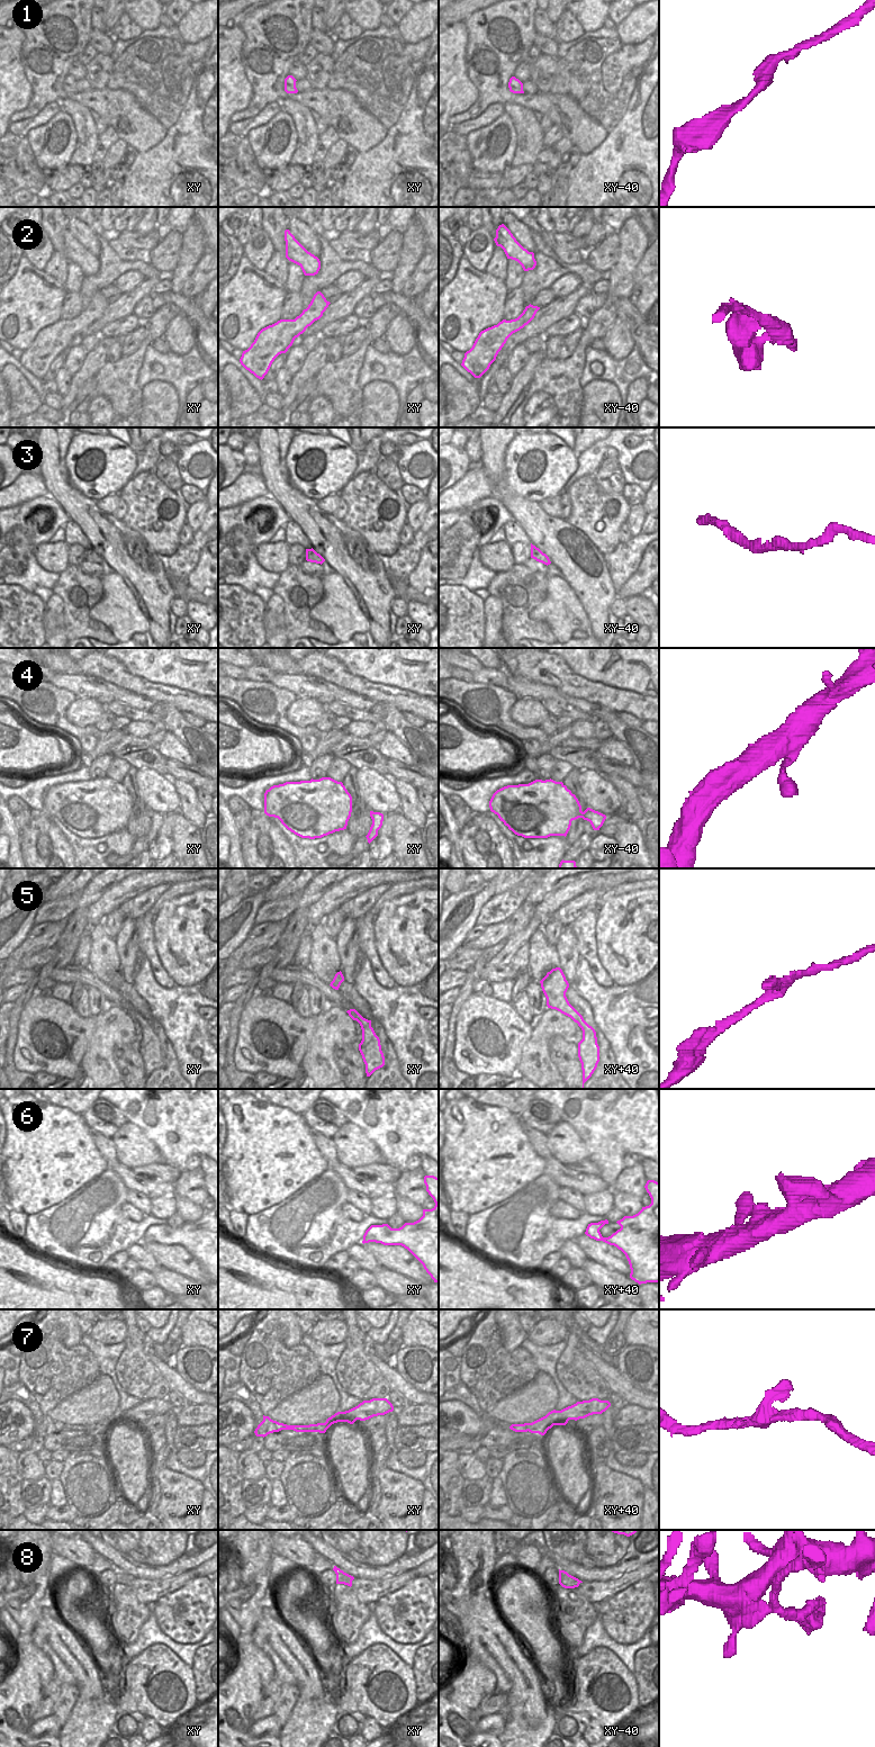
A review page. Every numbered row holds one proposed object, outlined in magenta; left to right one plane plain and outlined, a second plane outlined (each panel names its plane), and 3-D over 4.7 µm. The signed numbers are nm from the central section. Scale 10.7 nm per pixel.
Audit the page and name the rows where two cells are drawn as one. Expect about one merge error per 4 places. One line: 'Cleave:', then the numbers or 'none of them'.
Cleave: 7, 8

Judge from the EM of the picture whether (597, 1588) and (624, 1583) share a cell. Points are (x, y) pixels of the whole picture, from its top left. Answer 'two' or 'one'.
one

